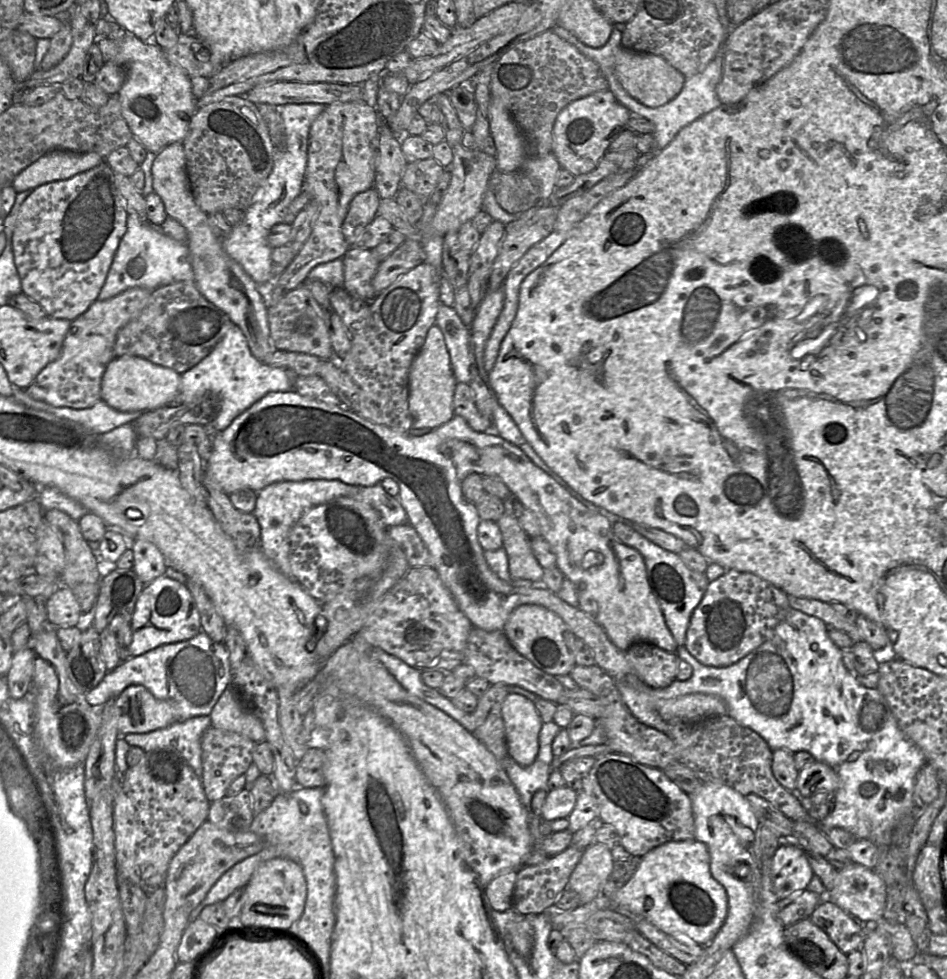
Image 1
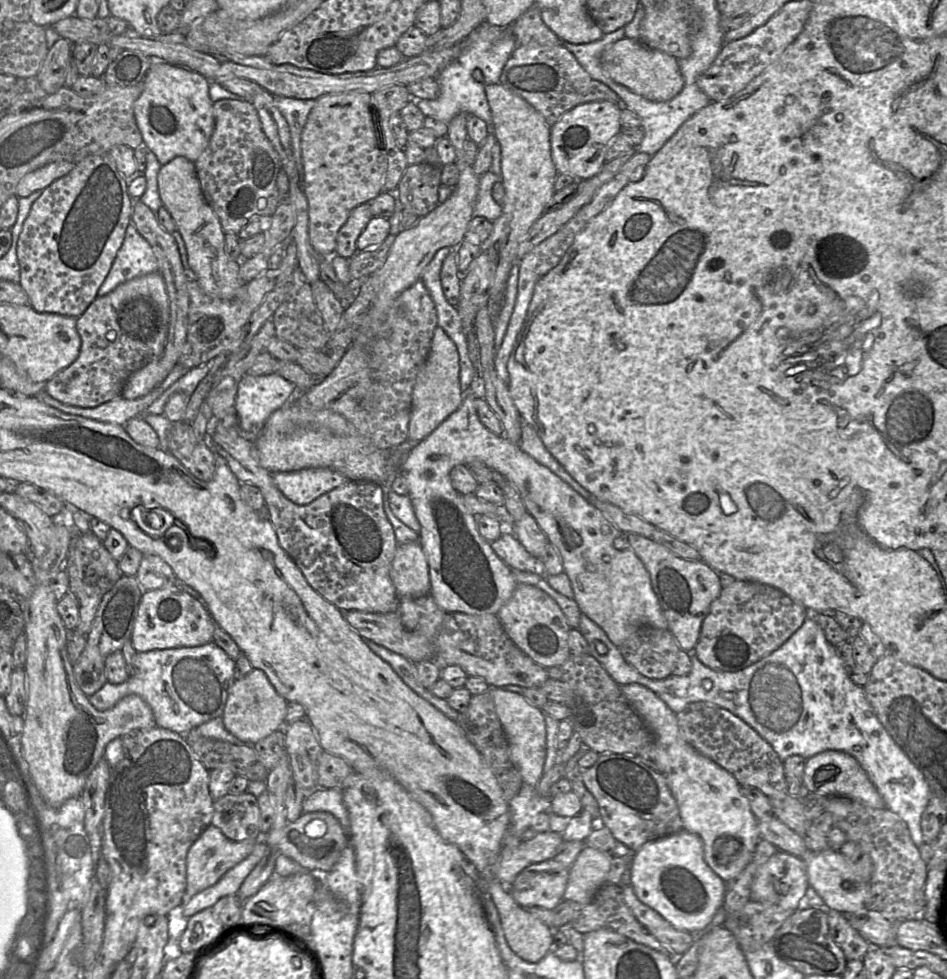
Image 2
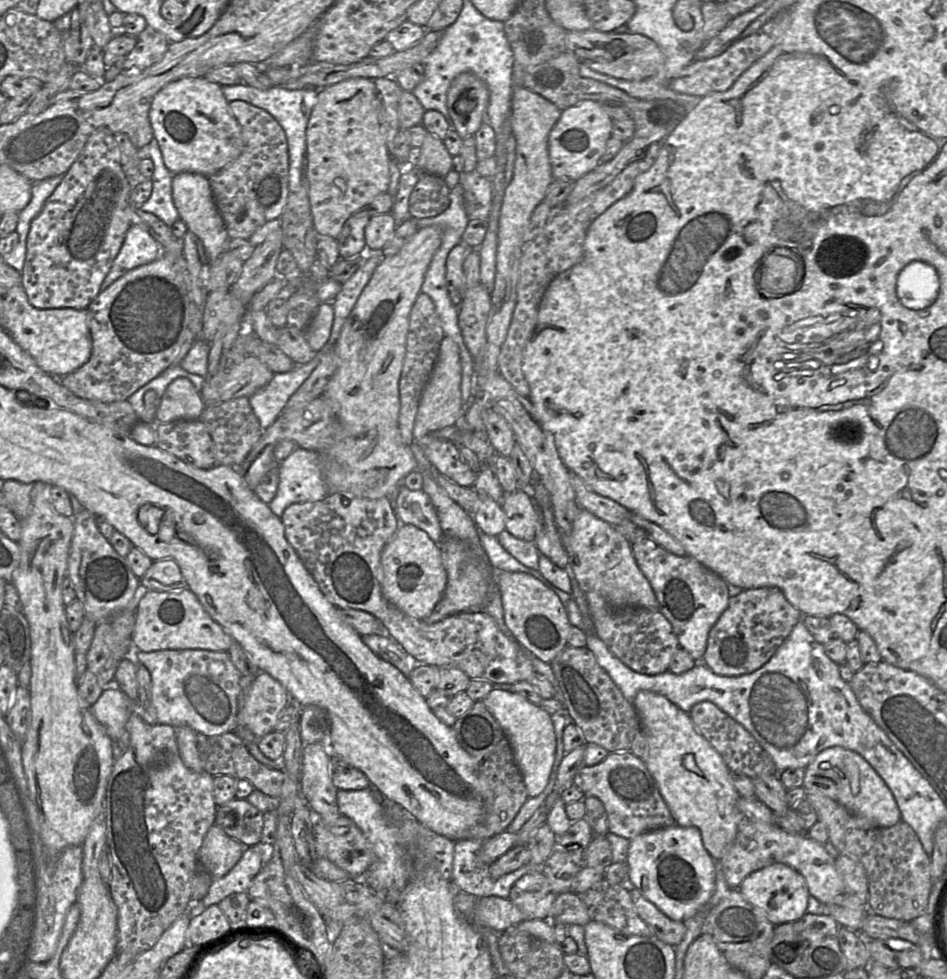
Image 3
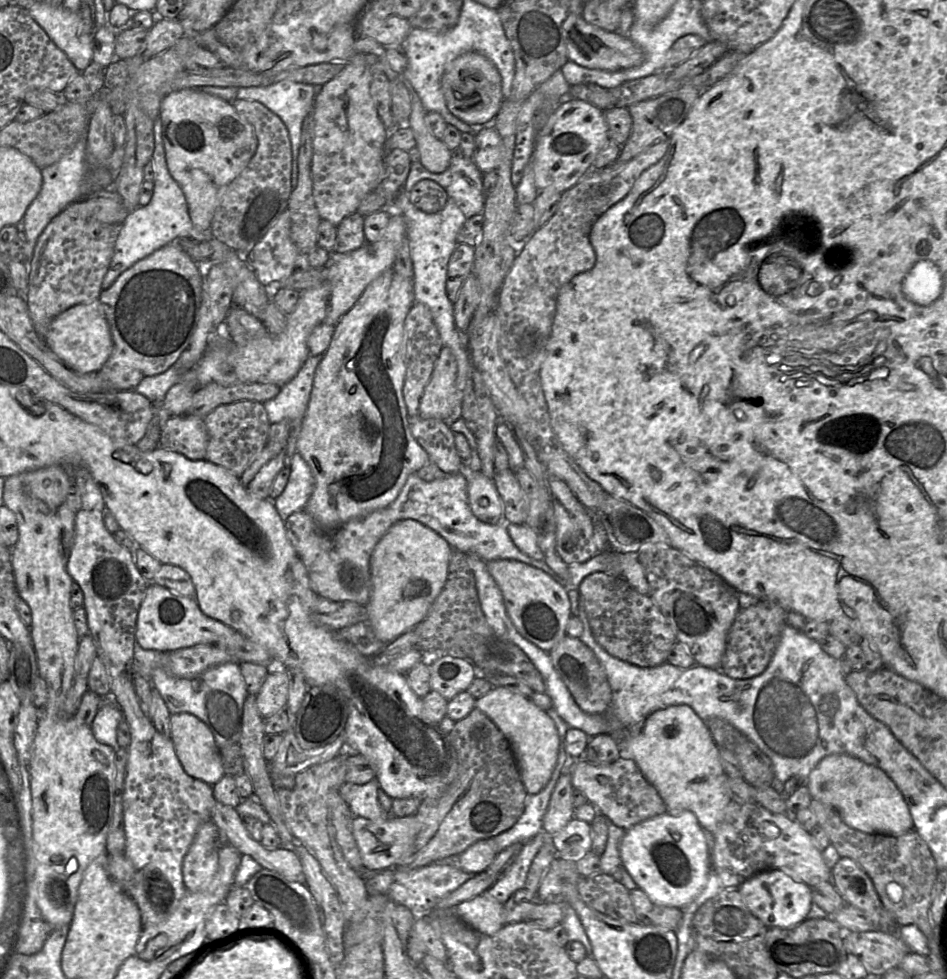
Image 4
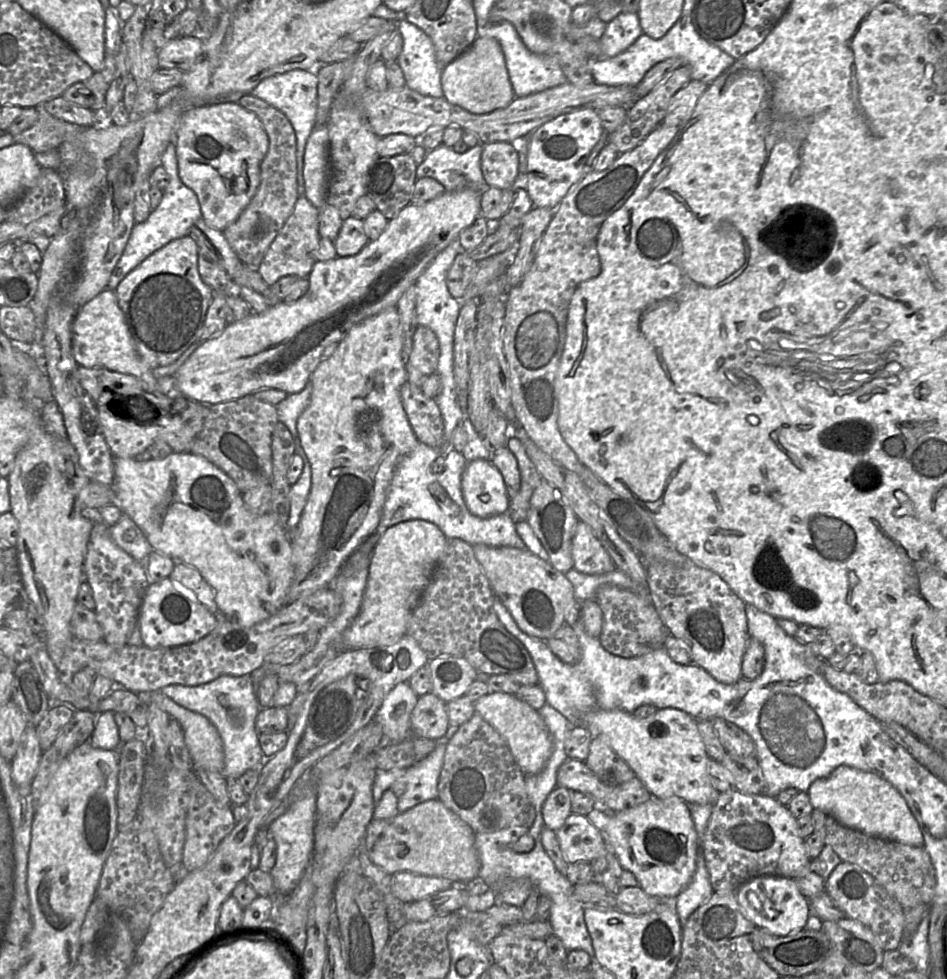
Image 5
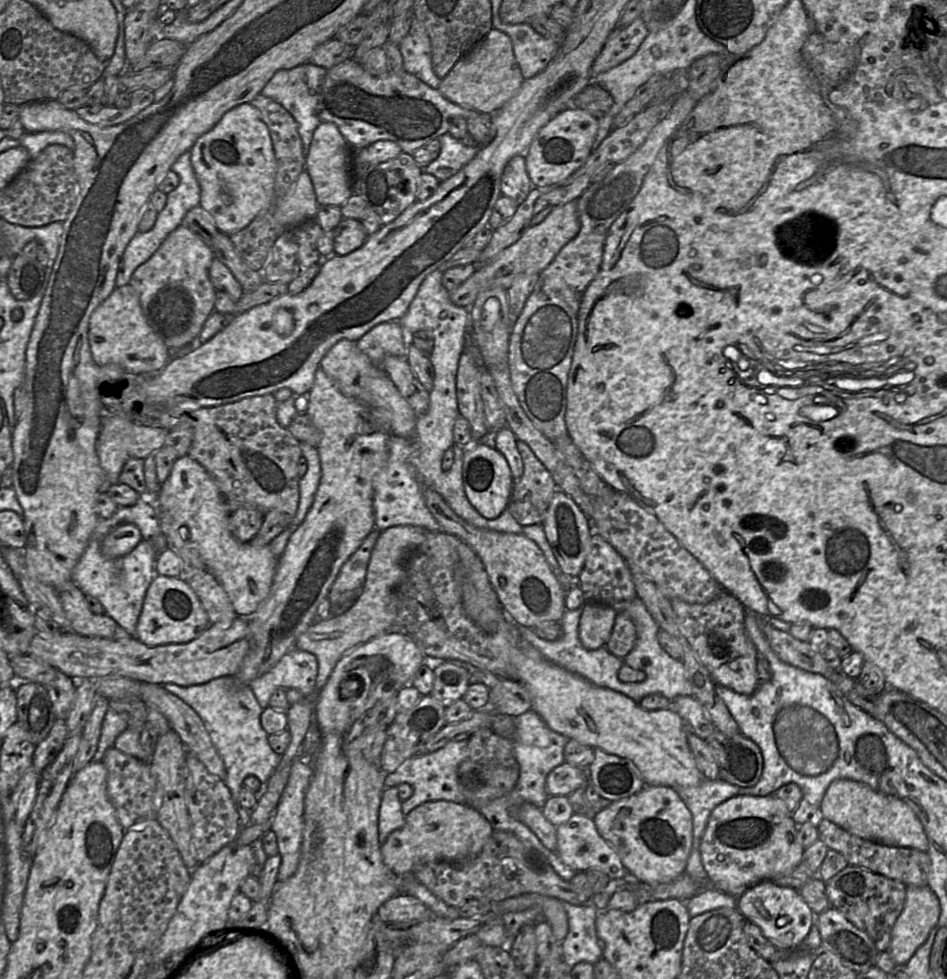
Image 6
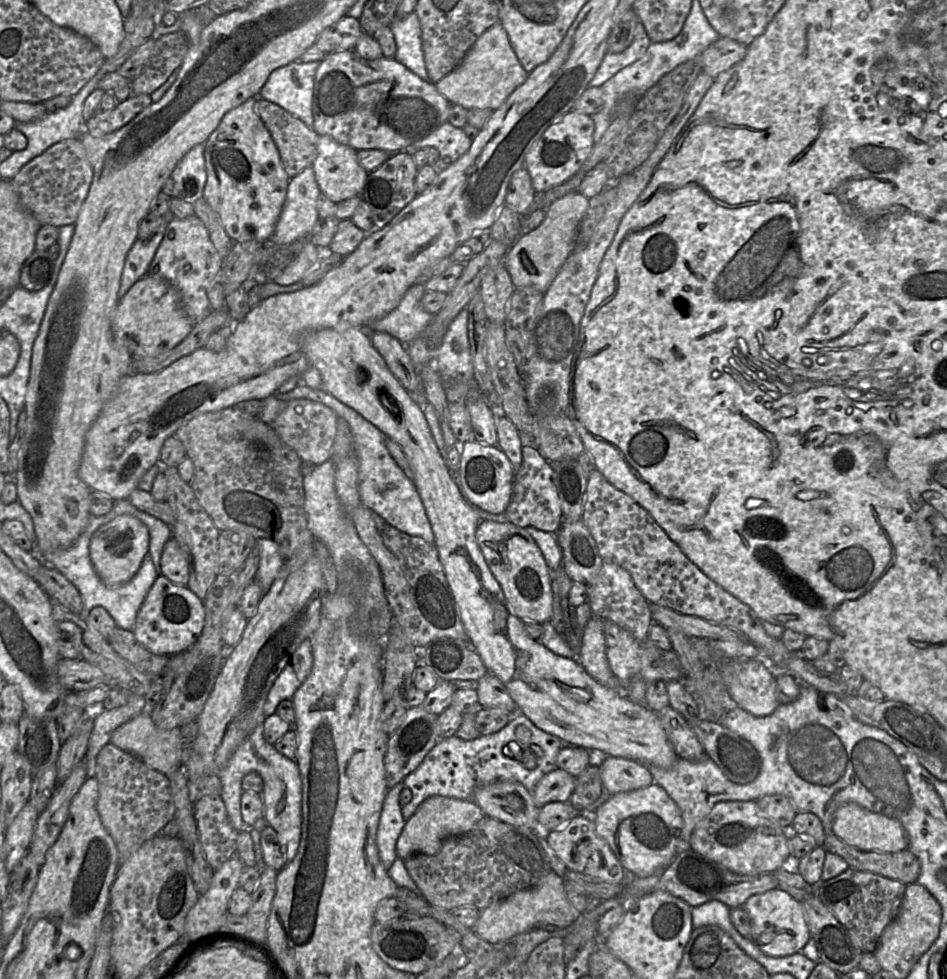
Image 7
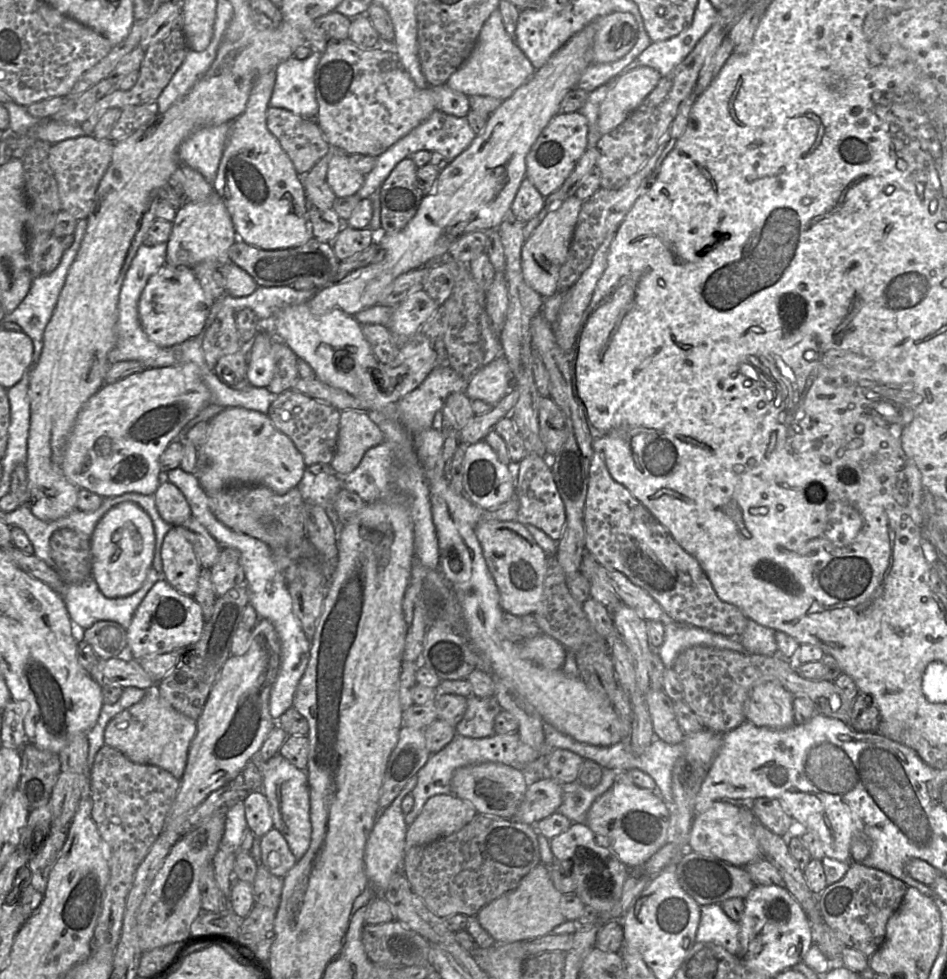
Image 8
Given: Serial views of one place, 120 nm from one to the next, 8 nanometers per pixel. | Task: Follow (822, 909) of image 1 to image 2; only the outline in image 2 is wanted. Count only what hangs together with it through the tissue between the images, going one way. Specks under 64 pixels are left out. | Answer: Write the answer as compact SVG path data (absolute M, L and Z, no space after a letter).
M827 910L827 915L830 935L836 944L842 949L846 960L863 960L863 957L868 952L871 945L850 925L843 913Z

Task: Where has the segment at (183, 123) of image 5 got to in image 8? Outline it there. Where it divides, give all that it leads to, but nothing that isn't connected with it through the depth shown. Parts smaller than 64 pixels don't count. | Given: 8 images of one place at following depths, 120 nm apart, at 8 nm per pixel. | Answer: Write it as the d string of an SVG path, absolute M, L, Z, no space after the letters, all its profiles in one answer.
M276 70L259 76L245 111L230 124L213 189L224 201L237 237L264 250L296 248L313 238L309 202L302 178L277 138L267 128L267 110Z

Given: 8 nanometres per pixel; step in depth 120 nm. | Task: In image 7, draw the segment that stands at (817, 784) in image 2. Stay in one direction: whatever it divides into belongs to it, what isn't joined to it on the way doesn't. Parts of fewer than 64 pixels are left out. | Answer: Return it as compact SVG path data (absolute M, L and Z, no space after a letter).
M855 803L840 806L834 815L832 833L846 844L864 852L899 852L908 848L908 837L901 823Z

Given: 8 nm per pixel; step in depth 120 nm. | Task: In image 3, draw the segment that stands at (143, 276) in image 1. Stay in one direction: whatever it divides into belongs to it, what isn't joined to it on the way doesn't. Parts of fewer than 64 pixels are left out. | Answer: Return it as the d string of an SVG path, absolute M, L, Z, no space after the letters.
M131 225L108 275L100 286L100 292L132 269L156 260L161 255L161 248L161 244L145 227Z

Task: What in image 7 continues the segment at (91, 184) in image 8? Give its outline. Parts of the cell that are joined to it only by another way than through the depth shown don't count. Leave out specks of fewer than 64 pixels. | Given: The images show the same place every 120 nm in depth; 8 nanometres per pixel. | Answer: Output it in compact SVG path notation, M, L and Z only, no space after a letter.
M78 138L50 146L32 159L11 179L24 209L41 225L74 225L93 180L93 169L86 150Z

